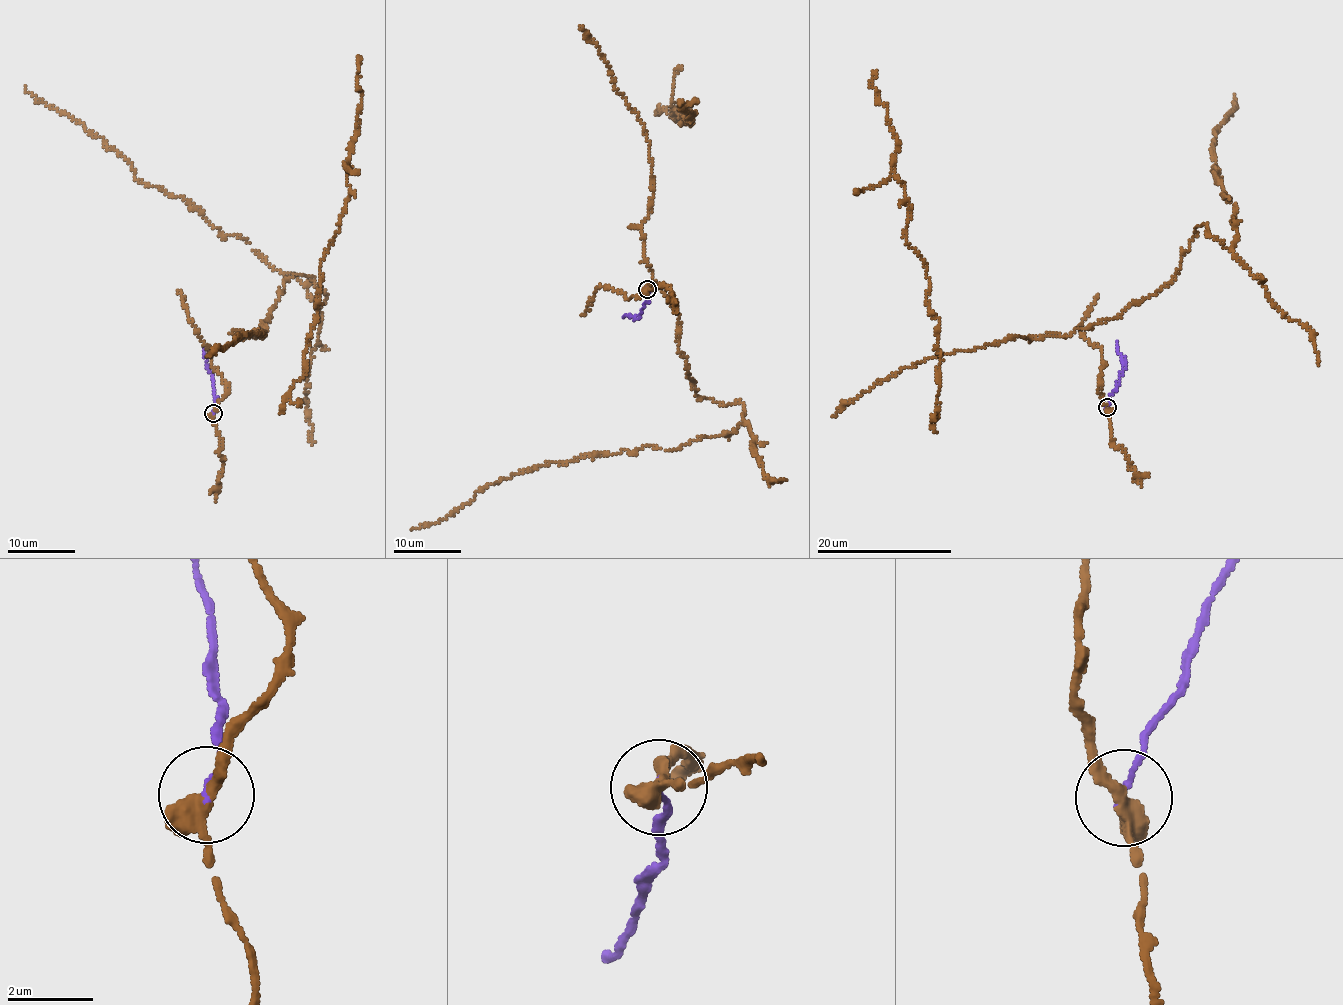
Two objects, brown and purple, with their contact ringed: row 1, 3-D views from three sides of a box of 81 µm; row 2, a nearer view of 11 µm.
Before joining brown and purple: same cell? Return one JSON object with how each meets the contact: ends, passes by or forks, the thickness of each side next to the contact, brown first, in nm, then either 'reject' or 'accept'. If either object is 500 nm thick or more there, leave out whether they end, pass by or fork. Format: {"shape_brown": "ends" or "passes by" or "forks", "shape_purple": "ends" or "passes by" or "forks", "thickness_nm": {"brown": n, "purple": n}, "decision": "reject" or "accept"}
{"shape_brown": "passes by", "shape_purple": "ends", "thickness_nm": {"brown": 380, "purple": 120}, "decision": "reject"}

